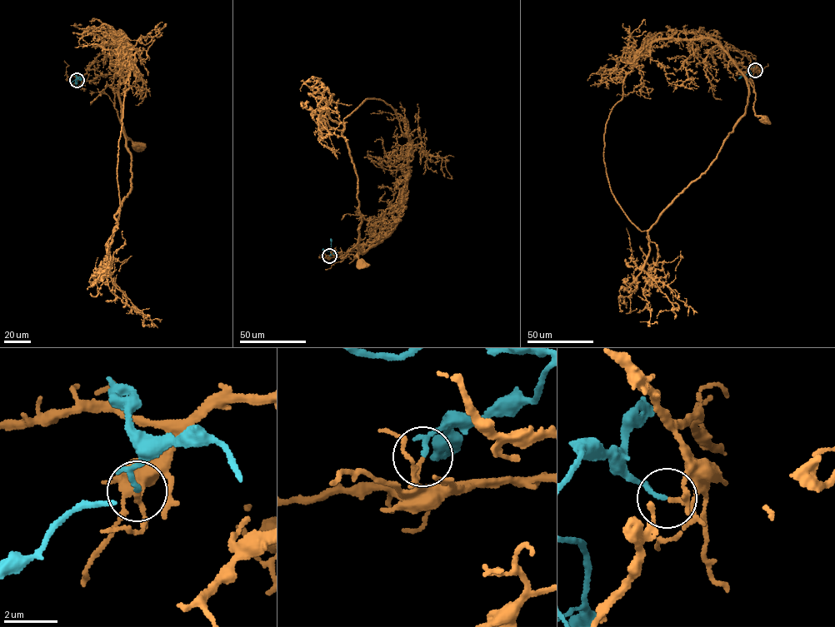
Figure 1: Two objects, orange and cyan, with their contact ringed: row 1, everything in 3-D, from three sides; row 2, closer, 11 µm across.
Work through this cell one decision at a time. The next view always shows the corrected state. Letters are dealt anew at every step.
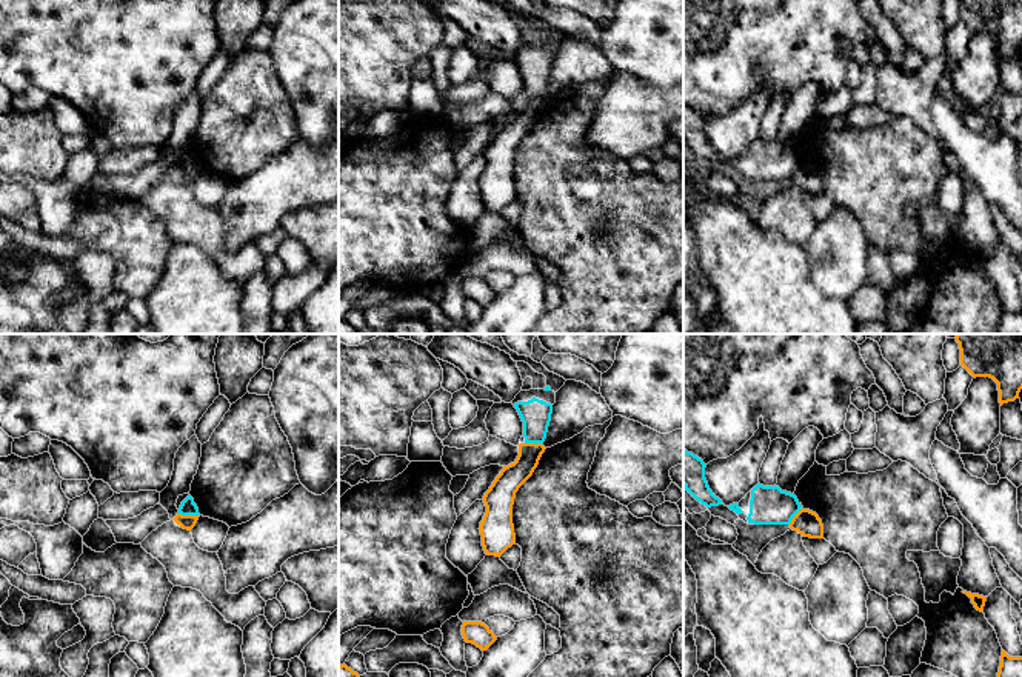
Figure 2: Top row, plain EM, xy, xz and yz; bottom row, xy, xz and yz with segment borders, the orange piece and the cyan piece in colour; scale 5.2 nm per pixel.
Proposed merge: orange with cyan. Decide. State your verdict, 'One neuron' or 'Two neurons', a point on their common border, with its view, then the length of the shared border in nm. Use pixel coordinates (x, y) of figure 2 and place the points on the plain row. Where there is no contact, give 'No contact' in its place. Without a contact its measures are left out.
Two neurons. Touches orange at xy (188, 171). Shared border 120 nm

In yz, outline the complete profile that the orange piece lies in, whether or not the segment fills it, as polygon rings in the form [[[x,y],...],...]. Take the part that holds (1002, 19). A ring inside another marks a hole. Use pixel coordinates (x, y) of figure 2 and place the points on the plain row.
[[[959,0],[960,22],[974,34],[990,32],[997,38],[1000,62],[1019,54],[1022,45],[1022,0]]]

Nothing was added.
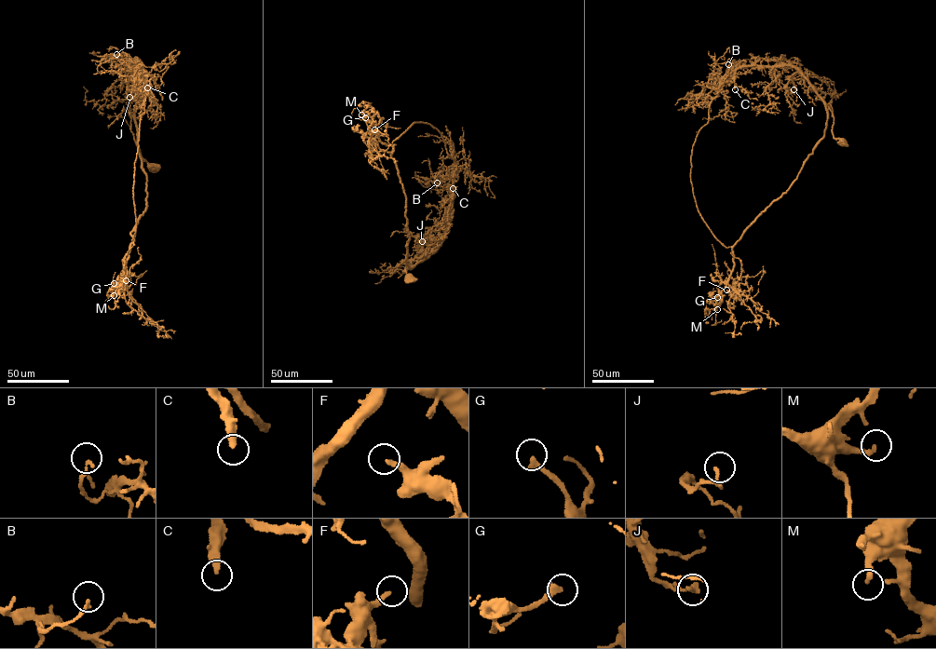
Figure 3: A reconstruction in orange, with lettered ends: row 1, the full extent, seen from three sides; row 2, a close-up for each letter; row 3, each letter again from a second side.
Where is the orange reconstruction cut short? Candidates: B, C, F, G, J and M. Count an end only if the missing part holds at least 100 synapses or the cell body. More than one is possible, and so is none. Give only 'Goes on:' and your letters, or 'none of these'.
Goes on: C

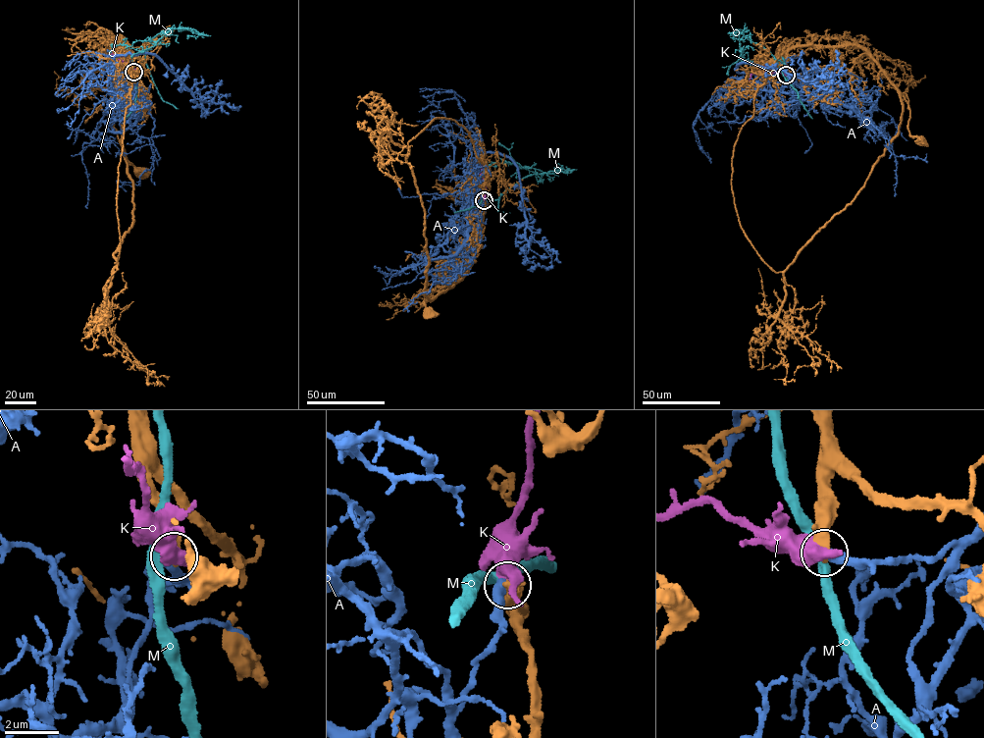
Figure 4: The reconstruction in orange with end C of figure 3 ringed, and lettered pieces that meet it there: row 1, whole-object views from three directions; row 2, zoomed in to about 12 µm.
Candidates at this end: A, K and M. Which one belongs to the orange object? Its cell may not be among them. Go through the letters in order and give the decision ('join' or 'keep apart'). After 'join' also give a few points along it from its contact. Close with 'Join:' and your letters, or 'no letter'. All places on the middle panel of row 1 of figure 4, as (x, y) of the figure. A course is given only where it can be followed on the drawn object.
A: keep apart
K: keep apart
M: keep apart
Join: no letter

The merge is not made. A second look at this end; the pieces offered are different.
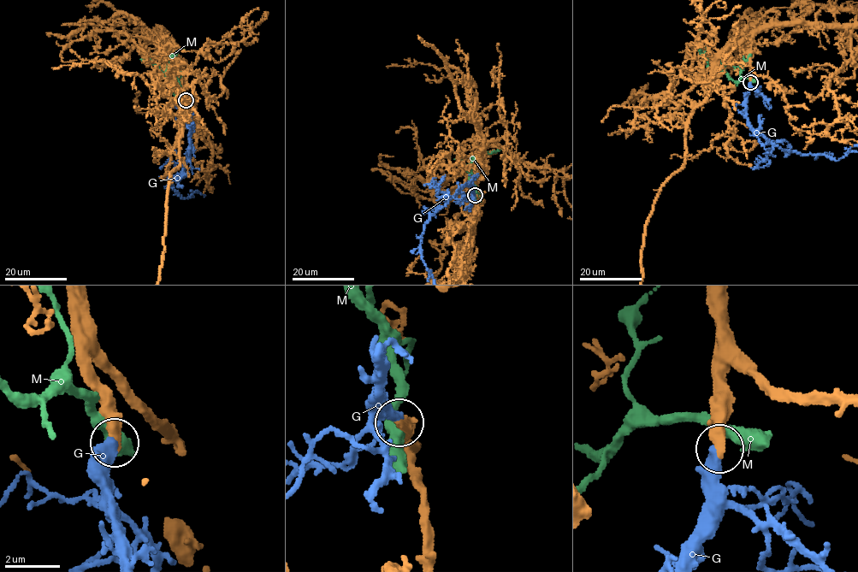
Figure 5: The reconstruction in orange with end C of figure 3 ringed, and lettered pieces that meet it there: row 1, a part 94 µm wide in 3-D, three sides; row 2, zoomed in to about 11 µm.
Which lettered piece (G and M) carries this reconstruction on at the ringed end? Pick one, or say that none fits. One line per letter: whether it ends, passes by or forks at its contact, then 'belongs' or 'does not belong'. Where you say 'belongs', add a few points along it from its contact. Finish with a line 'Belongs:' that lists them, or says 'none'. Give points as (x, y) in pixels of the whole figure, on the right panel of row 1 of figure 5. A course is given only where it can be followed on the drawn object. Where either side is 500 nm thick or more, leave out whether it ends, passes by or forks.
G: belongs
M: it passes by | does not belong
Belongs: G

